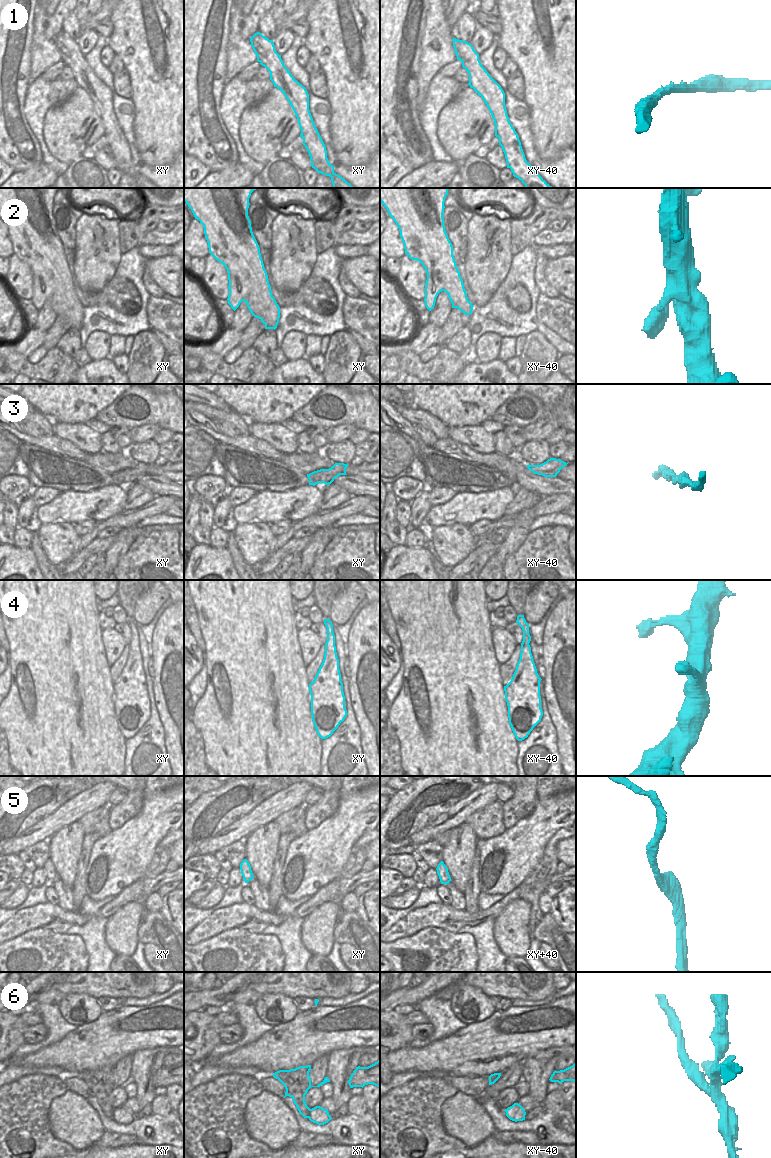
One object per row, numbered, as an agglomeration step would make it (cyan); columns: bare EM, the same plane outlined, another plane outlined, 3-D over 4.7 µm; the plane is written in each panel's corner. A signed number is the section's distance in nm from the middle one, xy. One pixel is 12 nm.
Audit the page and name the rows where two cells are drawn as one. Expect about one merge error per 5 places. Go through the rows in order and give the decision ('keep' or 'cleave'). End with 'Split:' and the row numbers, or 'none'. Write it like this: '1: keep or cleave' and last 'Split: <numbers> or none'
1: keep
2: keep
3: keep
4: keep
5: keep
6: cleave
Split: 6

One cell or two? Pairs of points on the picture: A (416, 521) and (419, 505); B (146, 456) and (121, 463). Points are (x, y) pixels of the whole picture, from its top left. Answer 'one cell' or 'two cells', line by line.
A: one cell
B: two cells

